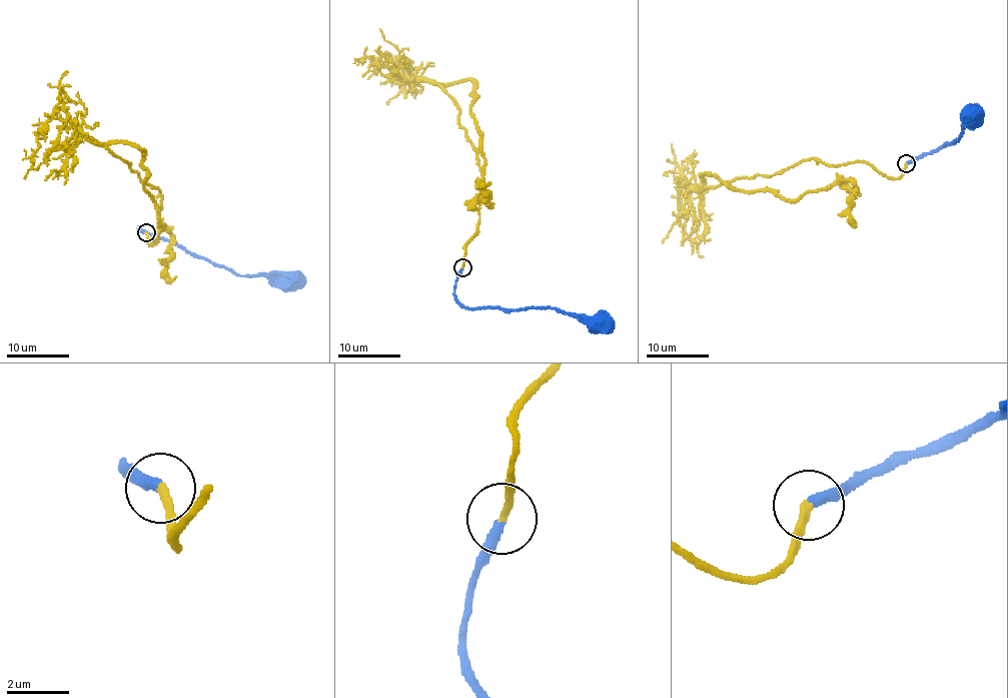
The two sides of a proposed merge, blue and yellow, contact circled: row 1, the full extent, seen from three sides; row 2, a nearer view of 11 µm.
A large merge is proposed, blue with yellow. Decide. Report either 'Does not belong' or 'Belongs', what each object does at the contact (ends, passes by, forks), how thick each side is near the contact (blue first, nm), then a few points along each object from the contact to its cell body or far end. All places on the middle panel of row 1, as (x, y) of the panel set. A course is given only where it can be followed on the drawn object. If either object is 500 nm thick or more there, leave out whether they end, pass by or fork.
Belongs. At the ring blue ends. At the ring yellow ends. Thickness 340 nm (blue) against 260 nm. Course of blue: (462, 267), (454, 292), (456, 300), (468, 308), (550, 307), (601, 320). Course of yellow: (462, 267), (482, 174), (455, 100), (440, 84), (472, 82), (487, 204), (481, 184), (490, 182)

